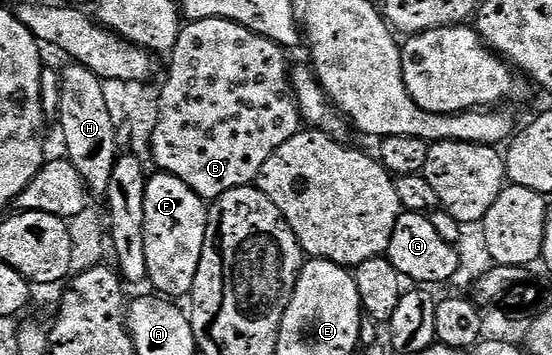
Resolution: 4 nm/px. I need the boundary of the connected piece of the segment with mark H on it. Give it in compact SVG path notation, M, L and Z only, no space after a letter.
M77 63L67 64L66 70L61 70L60 80L62 90L60 91L60 103L58 113L62 117L62 141L66 144L65 156L80 171L80 175L86 181L86 188L90 190L95 198L105 198L108 191L108 183L112 180L112 167L116 167L120 150L118 150L119 126L115 125L112 114L108 112L108 102L104 99L104 87L102 78L97 77L93 71L84 65Z

